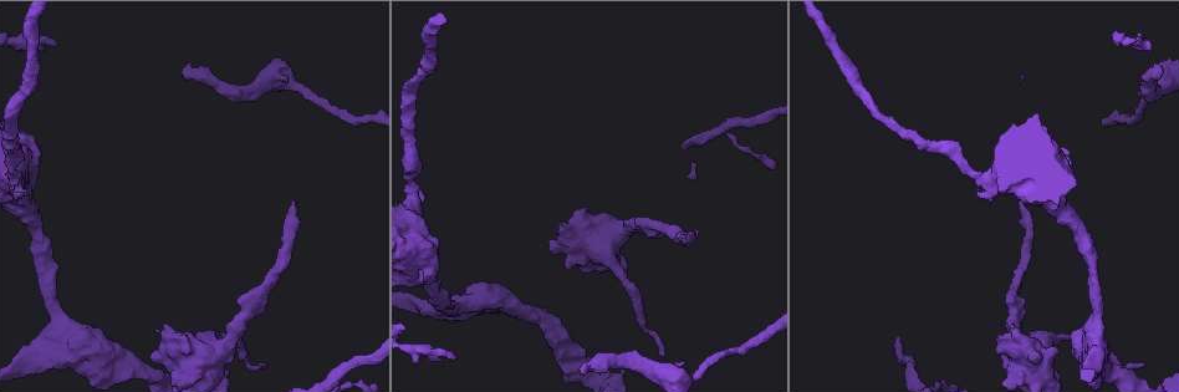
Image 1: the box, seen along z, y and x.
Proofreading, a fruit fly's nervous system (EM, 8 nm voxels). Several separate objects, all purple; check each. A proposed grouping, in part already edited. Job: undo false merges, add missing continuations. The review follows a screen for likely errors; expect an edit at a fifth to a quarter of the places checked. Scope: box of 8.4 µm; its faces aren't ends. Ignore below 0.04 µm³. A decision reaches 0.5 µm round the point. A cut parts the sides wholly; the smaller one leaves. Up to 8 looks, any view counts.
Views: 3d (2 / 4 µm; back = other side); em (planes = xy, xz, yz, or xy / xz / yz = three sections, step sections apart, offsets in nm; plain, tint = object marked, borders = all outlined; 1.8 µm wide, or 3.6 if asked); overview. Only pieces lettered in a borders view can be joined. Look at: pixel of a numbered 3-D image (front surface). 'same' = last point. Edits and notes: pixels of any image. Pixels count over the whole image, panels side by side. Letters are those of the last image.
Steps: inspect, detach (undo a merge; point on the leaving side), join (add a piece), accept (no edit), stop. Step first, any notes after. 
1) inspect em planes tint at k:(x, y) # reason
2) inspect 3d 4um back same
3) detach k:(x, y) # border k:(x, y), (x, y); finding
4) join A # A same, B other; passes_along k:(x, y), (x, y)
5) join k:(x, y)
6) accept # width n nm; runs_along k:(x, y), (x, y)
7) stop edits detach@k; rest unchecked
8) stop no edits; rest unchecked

inspect 3d 4um at 1:(562, 224) # an open end

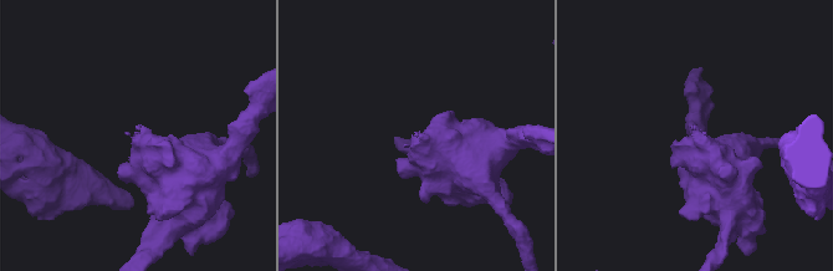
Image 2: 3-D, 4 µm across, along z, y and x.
inspect em 3.6um planes plain at 2:(415, 133)

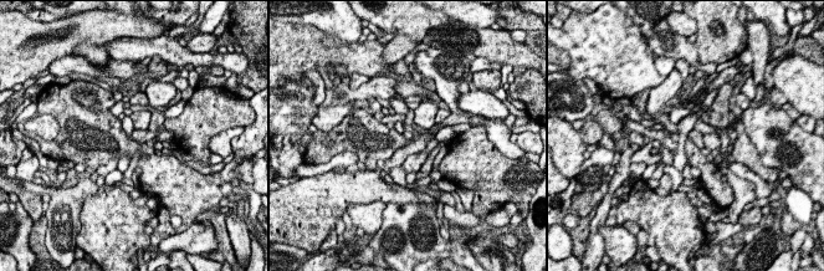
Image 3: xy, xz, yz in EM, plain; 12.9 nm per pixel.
inspect em 3.6um planes borders same # see the neighbours

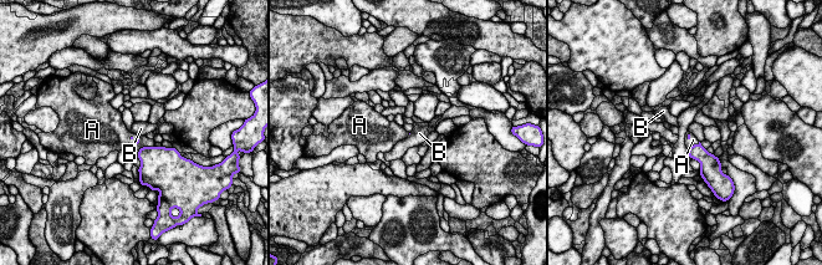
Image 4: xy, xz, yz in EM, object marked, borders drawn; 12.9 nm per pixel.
join A # A same, B other; passes_along 4:(698, 152), (693, 144), (693, 139); the cell continues

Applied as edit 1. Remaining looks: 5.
inspect em planes borders at 1:(427, 284) # stops while still wide

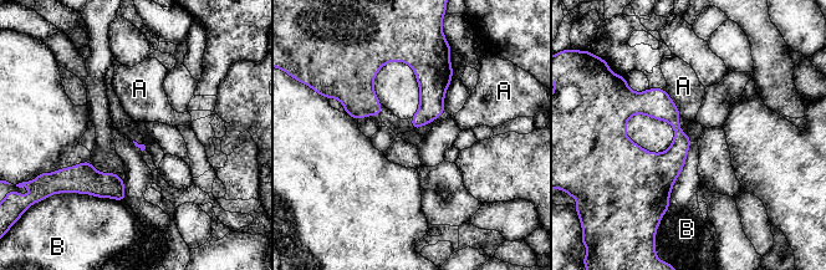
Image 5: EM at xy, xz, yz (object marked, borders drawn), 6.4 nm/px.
accept # A other, B other; runs_along 5:(628, 93), (620, 139), (664, 203); none of them fits

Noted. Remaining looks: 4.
inspect 3d 4um at 1:(980, 199) # stops while still wide

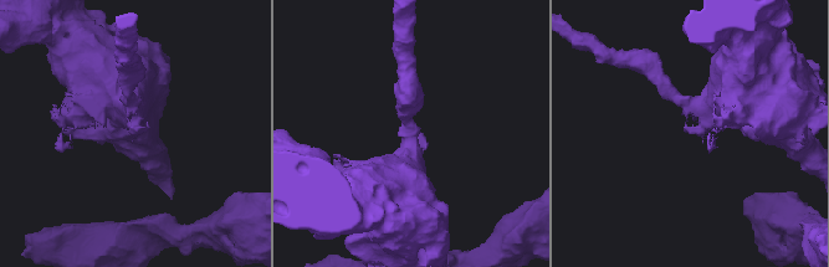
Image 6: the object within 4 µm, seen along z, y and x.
inspect em planes borders at 6:(136, 136) # need the tissue

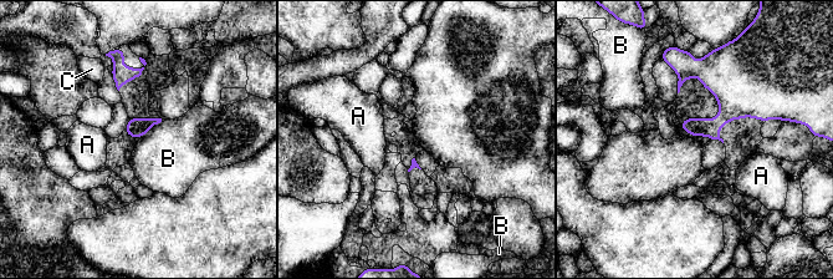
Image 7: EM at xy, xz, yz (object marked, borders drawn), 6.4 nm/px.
accept # A other, B other, C other; runs_along 7:(676, 67), (708, 72), (766, 117); none of them fits

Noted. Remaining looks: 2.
inspect em 3.6um planes borders at 1:(1093, 328) # sudden change in width

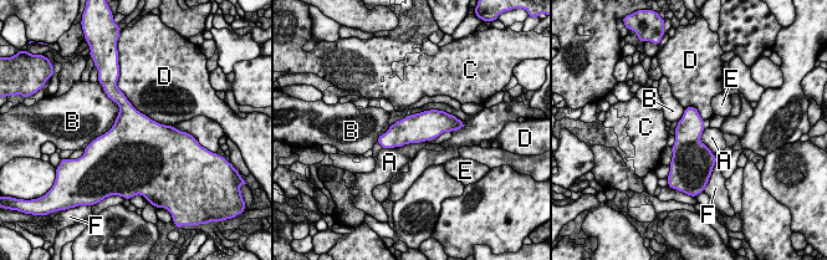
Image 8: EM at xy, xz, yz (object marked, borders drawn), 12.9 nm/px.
accept # A other, B other, C other, D other, E other, F other; continuous, no second cell

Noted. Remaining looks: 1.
stop edits join@4; rest unchecked

